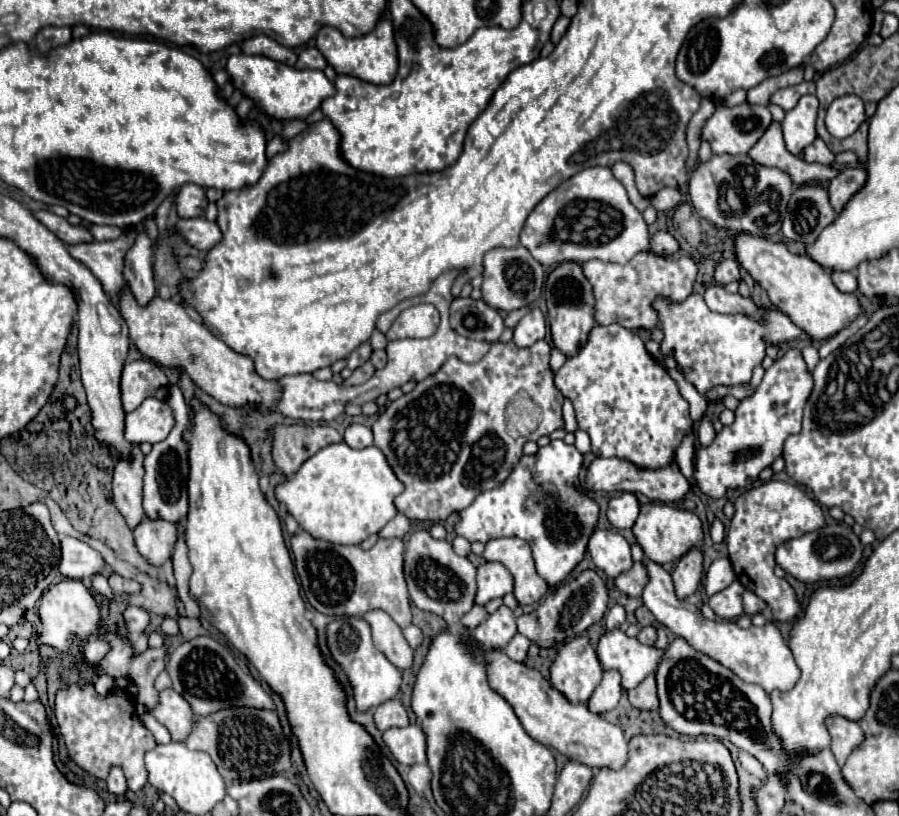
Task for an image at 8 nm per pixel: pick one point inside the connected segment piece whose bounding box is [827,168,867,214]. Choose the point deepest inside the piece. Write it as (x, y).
(841, 189)

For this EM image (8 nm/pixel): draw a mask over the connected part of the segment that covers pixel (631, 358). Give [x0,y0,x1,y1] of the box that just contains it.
[555,324,693,468]

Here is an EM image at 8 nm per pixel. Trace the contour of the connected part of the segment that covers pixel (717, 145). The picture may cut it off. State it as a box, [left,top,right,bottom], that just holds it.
[701,102,773,154]

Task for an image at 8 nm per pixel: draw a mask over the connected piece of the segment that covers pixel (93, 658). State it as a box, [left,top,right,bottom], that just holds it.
[85,638,109,662]

